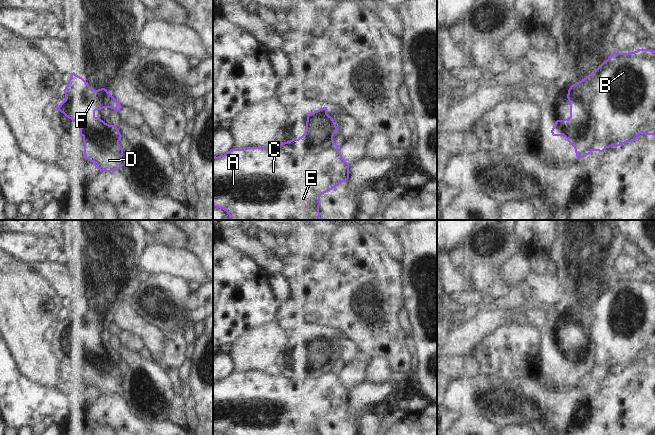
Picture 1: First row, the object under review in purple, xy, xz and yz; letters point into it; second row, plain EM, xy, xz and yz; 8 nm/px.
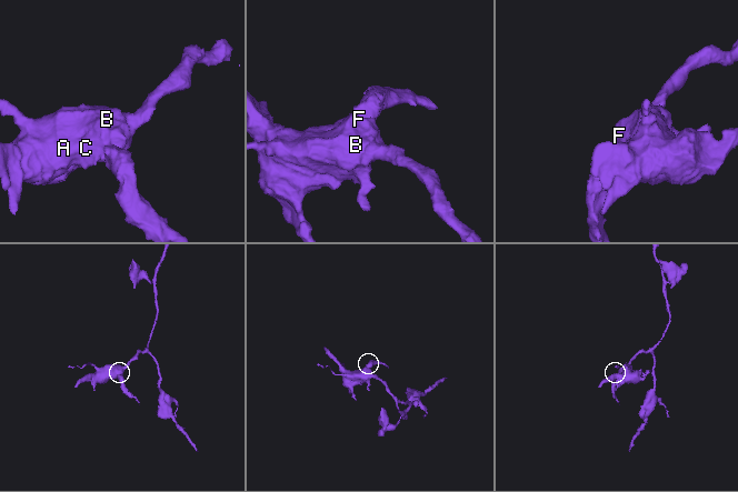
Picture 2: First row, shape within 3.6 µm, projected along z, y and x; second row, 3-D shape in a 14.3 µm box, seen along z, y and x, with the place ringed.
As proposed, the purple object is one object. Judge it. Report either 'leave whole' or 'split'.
split

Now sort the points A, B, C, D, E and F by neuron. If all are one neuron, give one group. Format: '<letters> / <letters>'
A B C E F / D

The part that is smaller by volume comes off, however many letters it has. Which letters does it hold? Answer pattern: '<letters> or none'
D

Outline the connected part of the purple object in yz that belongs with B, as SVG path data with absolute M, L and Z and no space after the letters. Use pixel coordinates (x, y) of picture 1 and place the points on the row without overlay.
M639 273L630 277L616 277L605 284L593 297L570 310L567 318L570 340L580 352L579 361L586 362L592 375L620 370L638 363L641 357L655 359L655 275Z

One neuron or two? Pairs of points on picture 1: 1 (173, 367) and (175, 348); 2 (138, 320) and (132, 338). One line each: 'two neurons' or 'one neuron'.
1: one neuron
2: two neurons

